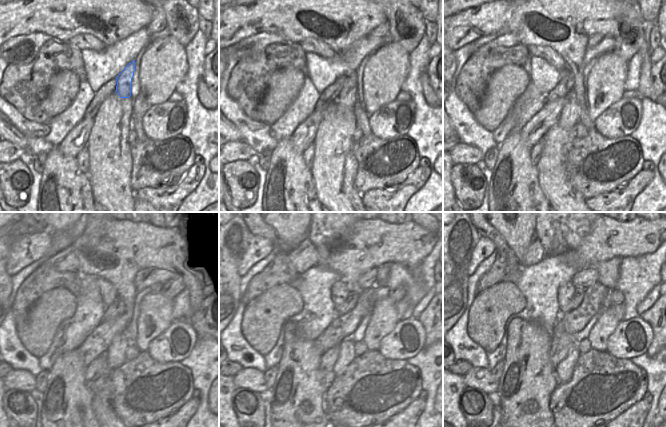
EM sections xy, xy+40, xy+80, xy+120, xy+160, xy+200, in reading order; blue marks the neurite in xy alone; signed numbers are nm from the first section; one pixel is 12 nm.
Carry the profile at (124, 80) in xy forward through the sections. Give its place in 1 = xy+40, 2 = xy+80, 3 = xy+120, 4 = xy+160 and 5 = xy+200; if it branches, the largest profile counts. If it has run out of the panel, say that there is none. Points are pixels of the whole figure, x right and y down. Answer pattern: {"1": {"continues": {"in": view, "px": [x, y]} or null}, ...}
{"1": {"continues": {"in": "xy+40", "px": [346, 101]}}, "2": {"continues": {"in": "xy+80", "px": [570, 116]}}, "3": {"continues": {"in": "xy+120", "px": [117, 350]}}, "4": {"continues": {"in": "xy+160", "px": [346, 348]}}, "5": {"continues": {"in": "xy+200", "px": [565, 369]}}}

